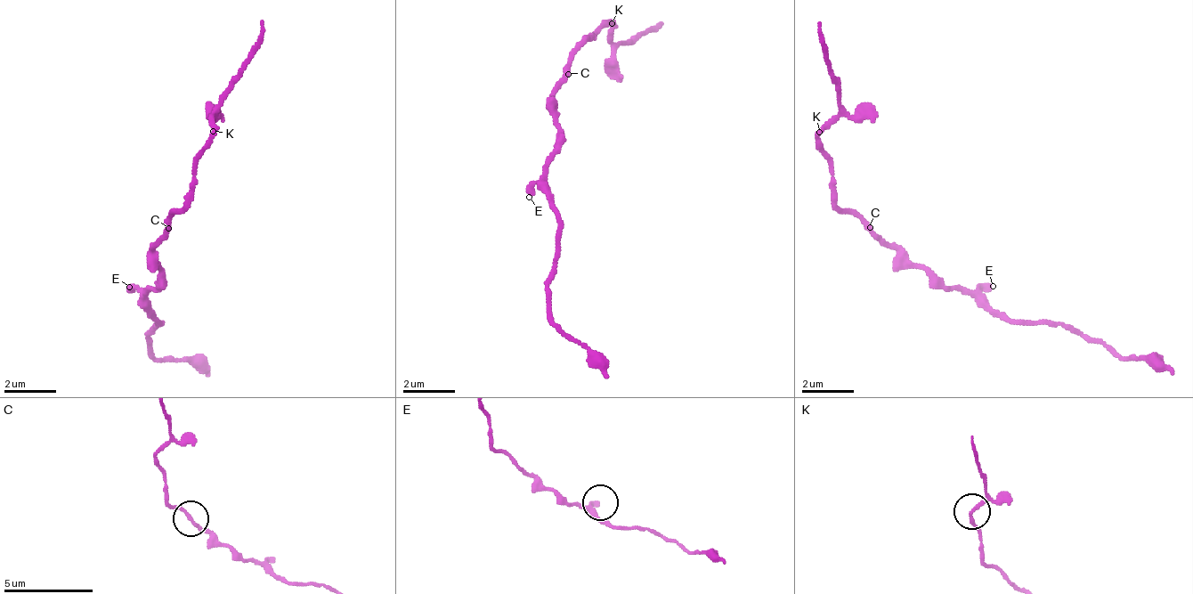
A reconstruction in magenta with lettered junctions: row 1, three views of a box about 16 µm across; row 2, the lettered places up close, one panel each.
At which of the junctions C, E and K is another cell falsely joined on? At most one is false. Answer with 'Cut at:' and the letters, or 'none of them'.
Cut at: K

